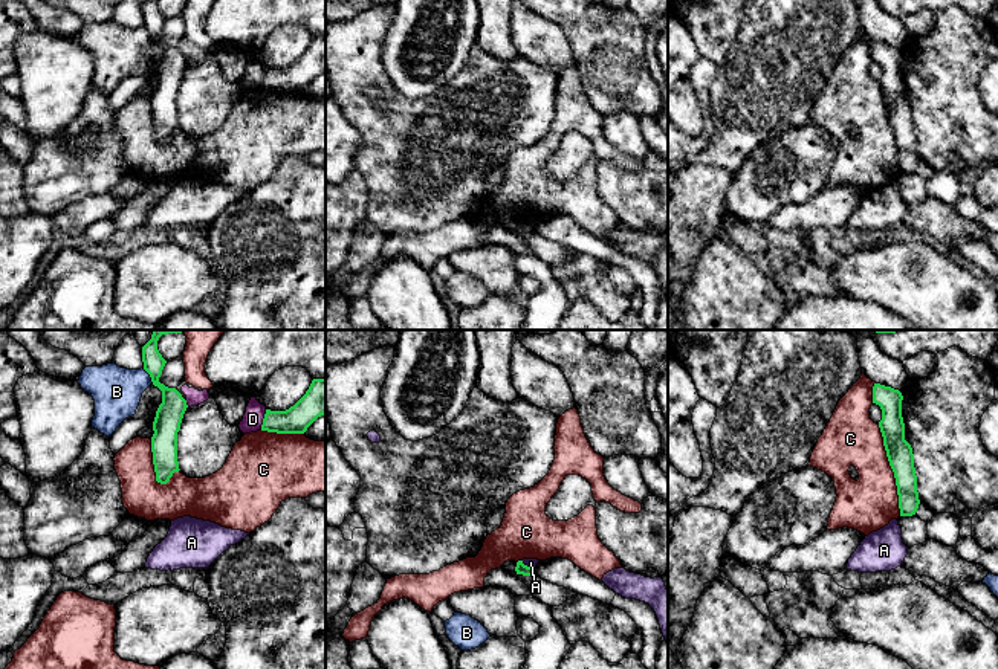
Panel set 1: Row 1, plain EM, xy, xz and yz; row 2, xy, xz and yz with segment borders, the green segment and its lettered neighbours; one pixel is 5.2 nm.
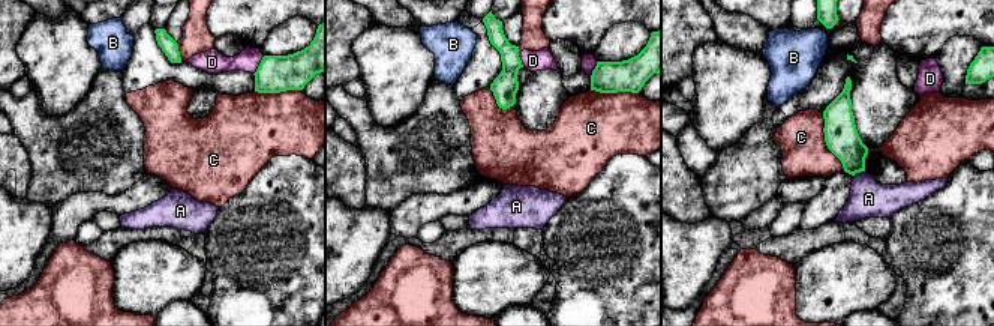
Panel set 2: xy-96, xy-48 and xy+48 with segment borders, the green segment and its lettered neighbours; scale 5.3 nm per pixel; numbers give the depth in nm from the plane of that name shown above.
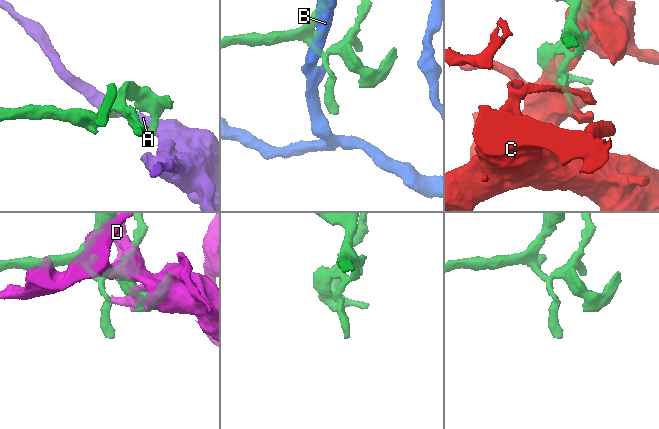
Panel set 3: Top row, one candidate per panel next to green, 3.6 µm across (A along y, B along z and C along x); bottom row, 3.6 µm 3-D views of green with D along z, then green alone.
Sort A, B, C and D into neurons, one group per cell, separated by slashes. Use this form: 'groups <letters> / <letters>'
groups A / B / C / D

